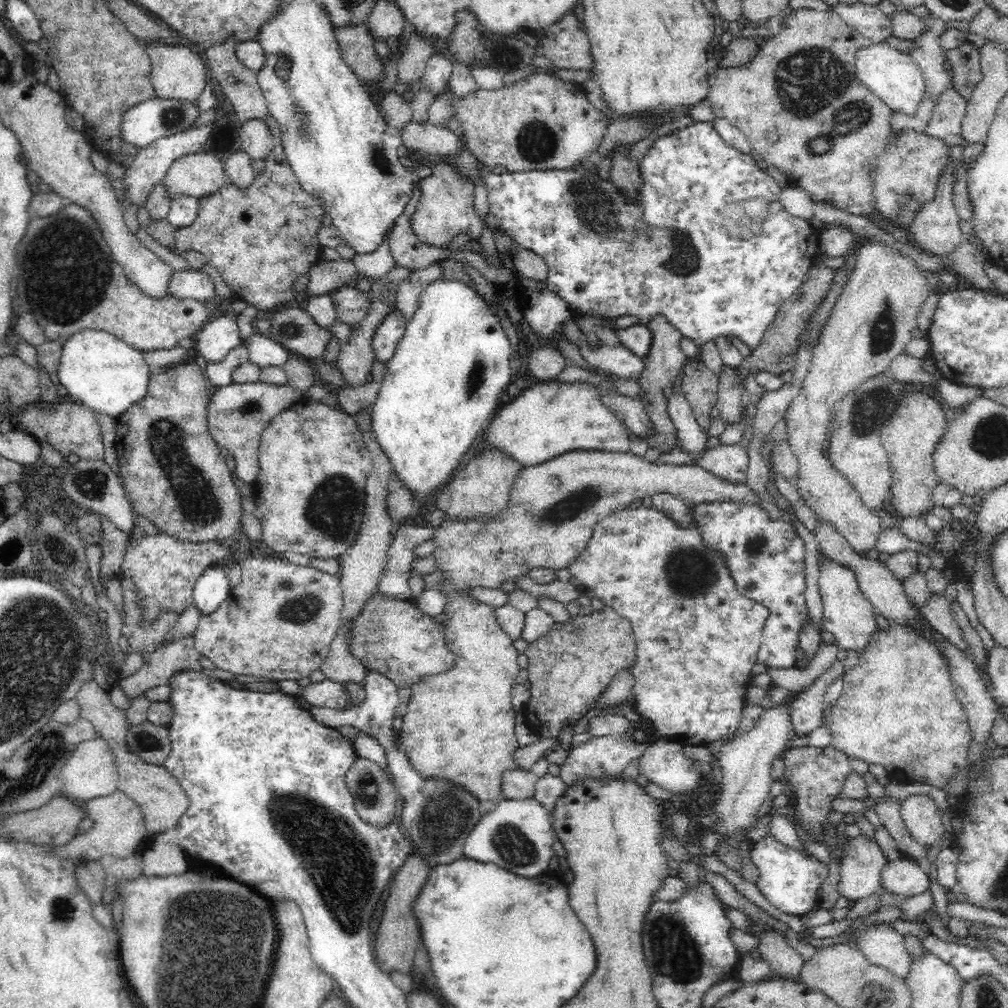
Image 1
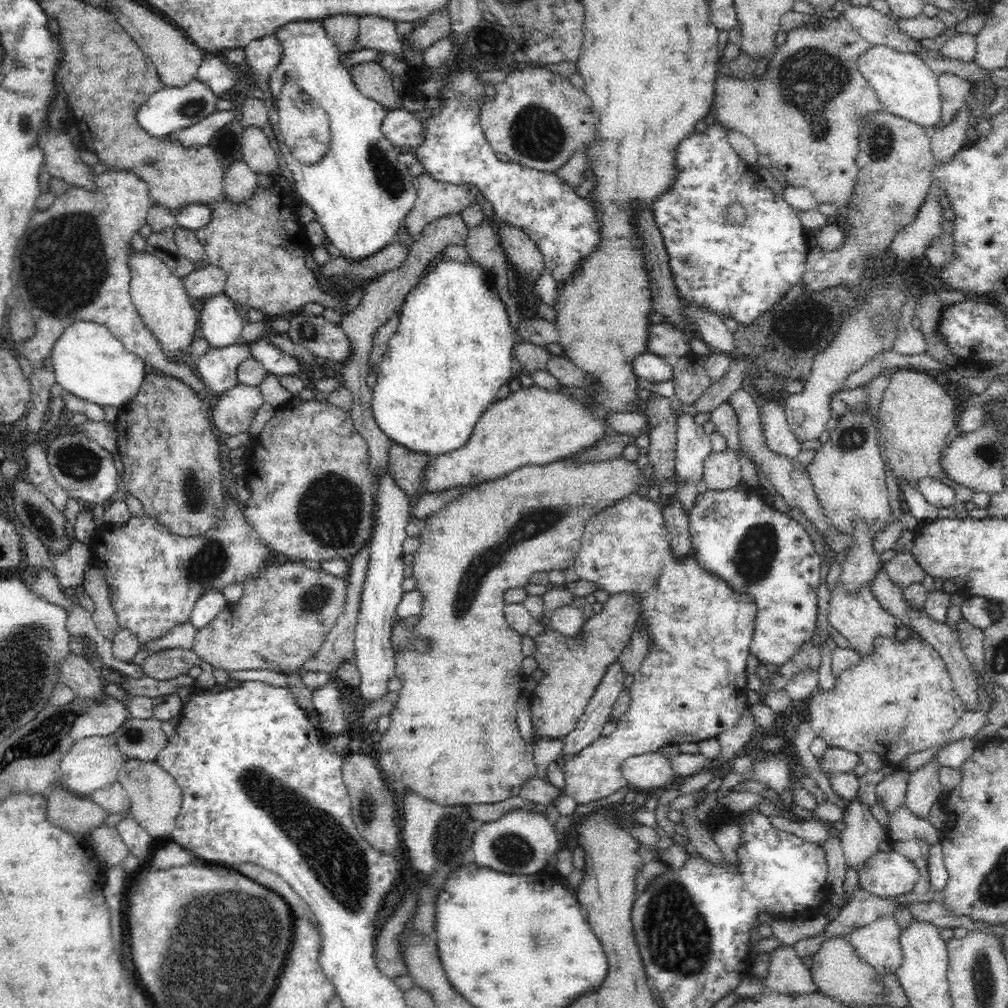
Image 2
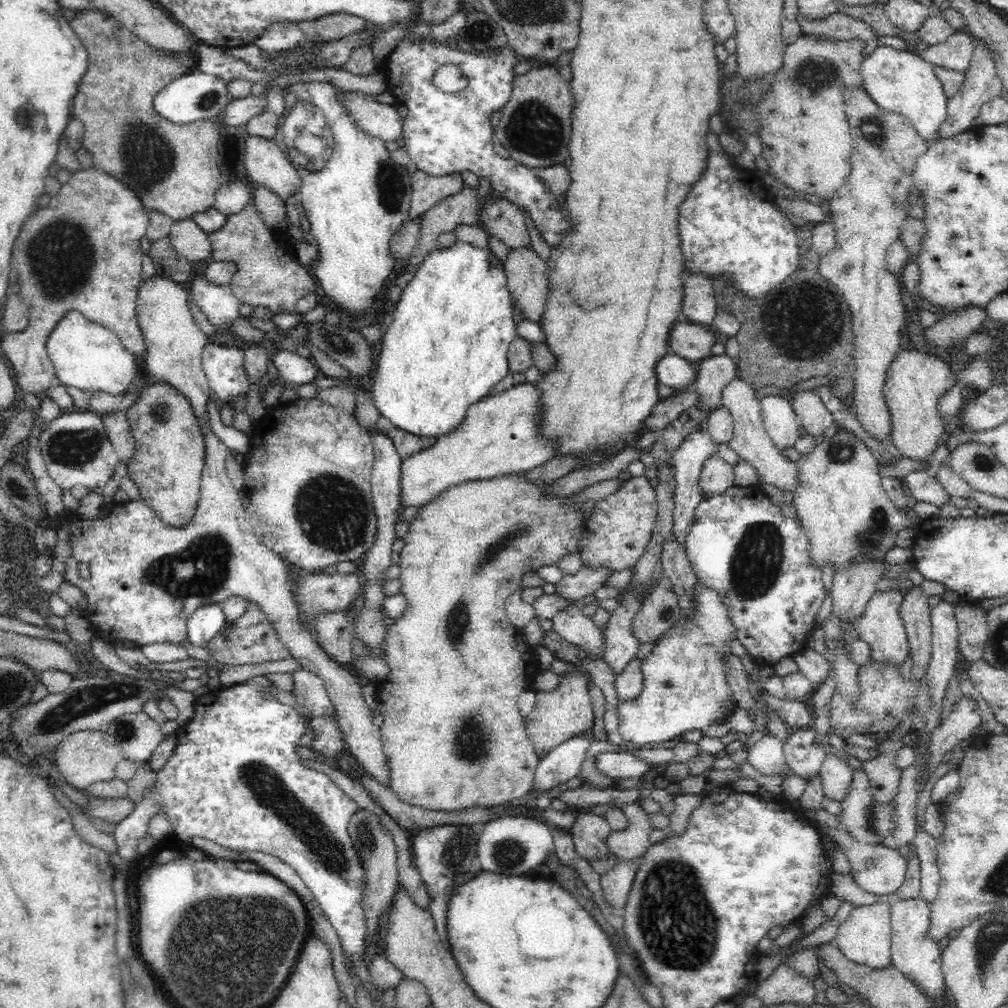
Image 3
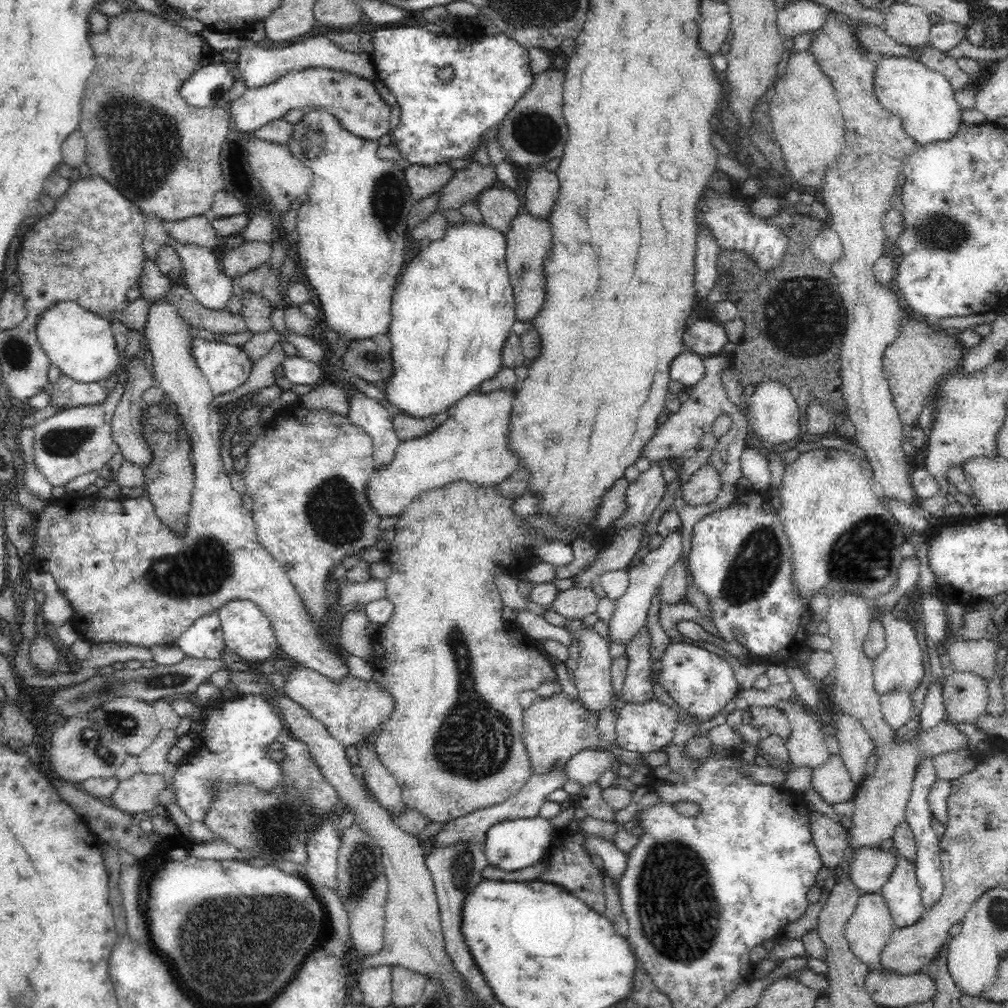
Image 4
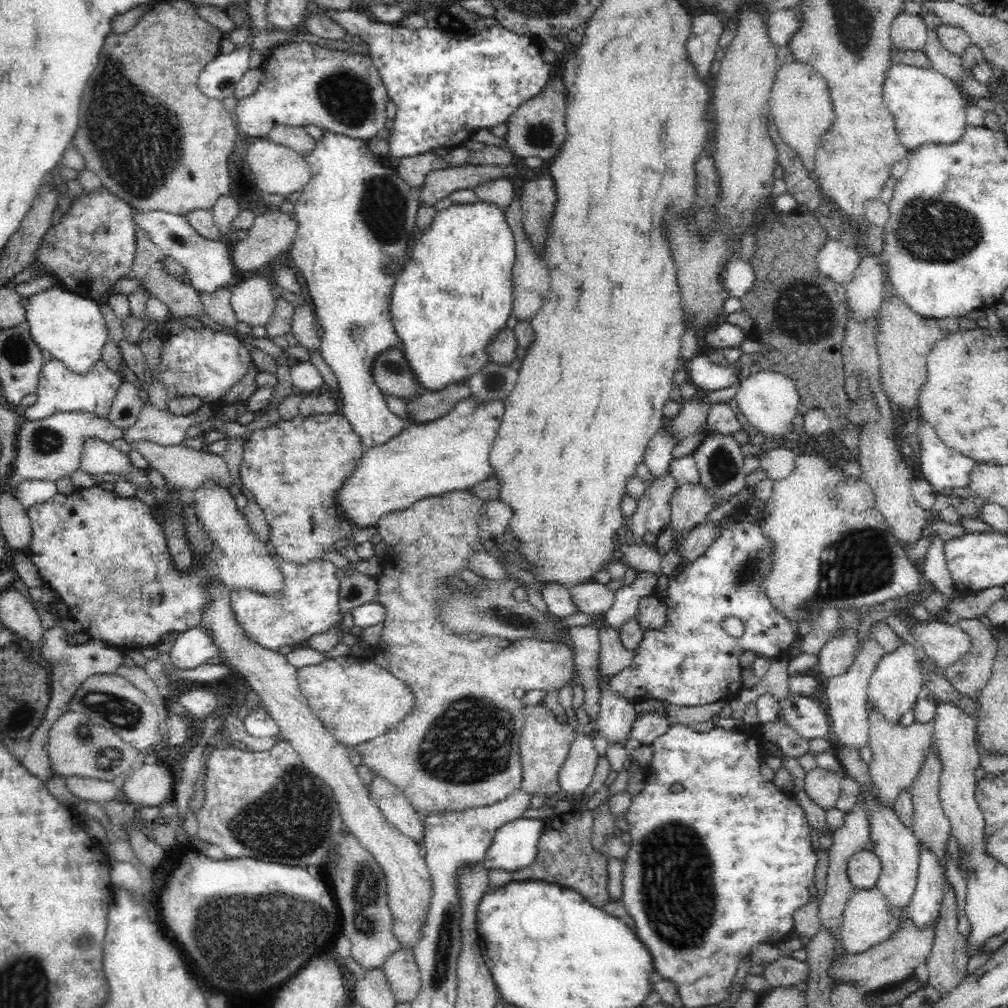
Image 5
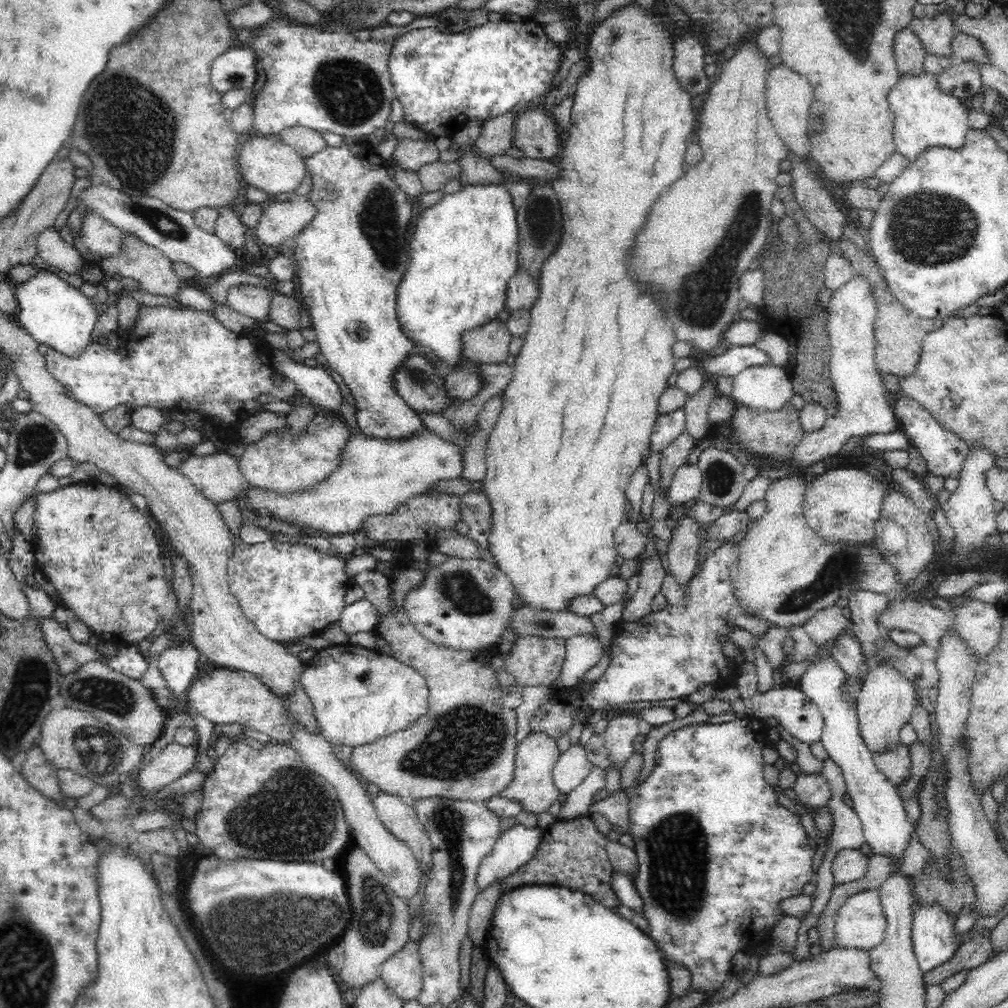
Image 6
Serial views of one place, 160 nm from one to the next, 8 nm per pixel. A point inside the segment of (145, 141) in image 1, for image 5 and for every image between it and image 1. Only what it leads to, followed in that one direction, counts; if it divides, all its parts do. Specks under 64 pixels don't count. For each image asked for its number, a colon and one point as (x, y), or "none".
2: (171, 109)
3: (195, 96)
4: (208, 87)
5: (217, 80)

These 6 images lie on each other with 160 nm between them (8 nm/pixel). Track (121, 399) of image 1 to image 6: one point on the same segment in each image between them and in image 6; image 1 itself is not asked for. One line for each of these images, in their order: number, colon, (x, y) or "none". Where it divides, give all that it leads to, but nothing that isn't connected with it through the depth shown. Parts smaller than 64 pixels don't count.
2: (89, 363)
3: (85, 355)
4: (82, 345)
5: (71, 328)
6: (56, 314)

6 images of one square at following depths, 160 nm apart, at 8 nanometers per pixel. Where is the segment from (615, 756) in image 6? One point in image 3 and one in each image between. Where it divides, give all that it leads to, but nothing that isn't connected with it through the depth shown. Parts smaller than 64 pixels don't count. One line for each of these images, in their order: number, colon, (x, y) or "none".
3: (570, 623)
4: (592, 678)
5: (615, 713)

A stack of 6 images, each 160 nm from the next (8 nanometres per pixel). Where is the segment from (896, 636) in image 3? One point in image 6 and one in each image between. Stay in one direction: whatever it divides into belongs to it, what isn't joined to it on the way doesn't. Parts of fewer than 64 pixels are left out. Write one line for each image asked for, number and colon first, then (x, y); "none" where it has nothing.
4: (899, 666)
5: (897, 683)
6: (885, 703)

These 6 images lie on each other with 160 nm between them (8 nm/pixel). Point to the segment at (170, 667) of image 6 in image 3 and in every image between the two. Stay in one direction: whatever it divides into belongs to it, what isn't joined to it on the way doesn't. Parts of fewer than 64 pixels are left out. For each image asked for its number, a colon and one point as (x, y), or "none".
3: (205, 622)
4: (204, 639)
5: (191, 648)

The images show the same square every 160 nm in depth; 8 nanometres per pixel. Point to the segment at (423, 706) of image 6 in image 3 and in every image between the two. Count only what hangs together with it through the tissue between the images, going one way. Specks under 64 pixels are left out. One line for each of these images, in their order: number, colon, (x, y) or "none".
3: (309, 689)
4: (351, 709)
5: (356, 700)

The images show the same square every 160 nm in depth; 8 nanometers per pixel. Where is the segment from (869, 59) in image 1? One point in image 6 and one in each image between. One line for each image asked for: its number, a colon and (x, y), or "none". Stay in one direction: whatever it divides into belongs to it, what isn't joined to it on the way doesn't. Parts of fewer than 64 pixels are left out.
2: (905, 86)
3: (897, 81)
4: (923, 98)
5: (927, 106)
6: (924, 116)

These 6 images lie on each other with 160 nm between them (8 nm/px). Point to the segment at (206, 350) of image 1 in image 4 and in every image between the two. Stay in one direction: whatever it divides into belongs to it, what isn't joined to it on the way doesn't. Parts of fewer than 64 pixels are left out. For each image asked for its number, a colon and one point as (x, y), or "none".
2: (220, 325)
3: (221, 307)
4: (202, 276)

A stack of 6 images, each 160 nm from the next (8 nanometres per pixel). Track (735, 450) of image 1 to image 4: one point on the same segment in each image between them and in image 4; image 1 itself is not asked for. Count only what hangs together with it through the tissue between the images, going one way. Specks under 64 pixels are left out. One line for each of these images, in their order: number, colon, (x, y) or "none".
2: (721, 470)
3: (716, 476)
4: (703, 487)

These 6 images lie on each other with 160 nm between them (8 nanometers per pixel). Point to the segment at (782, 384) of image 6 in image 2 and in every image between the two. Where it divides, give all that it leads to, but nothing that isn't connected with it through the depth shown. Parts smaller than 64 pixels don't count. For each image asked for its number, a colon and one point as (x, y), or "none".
2: (780, 440)
3: (779, 421)
4: (774, 415)
5: (769, 400)

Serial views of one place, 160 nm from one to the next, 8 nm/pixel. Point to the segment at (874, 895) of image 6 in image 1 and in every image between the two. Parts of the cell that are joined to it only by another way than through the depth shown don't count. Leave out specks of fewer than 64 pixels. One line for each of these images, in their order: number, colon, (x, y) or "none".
1: (883, 947)
2: (878, 944)
3: (864, 937)
4: (868, 930)
5: (866, 922)

